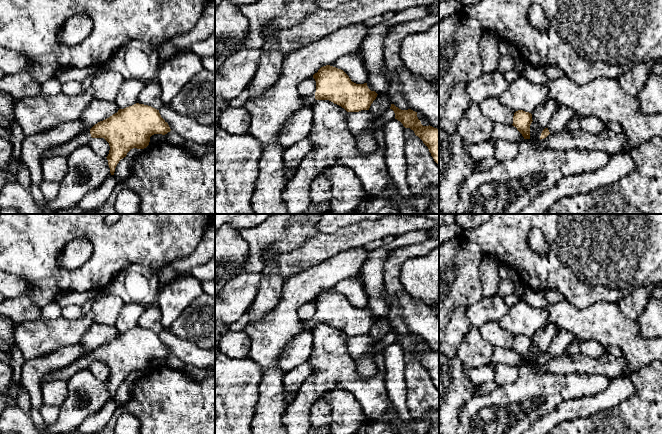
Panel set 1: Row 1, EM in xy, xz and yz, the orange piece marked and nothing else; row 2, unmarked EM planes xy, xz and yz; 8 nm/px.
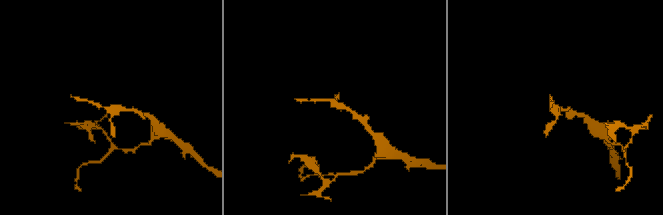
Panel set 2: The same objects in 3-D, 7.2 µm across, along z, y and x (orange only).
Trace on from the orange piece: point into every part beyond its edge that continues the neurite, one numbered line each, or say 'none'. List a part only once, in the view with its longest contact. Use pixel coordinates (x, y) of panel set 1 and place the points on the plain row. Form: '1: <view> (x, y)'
1: xy (66, 373)

